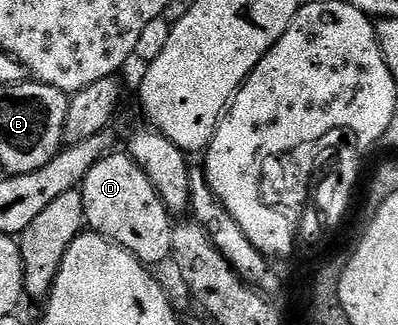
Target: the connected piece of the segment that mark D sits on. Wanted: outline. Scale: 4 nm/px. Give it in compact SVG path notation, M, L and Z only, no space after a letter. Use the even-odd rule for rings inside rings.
M129 154L102 155L87 173L79 190L83 197L85 222L92 234L110 239L146 265L161 263L164 259L166 262L172 256L174 216L163 205L147 173L139 169Z

